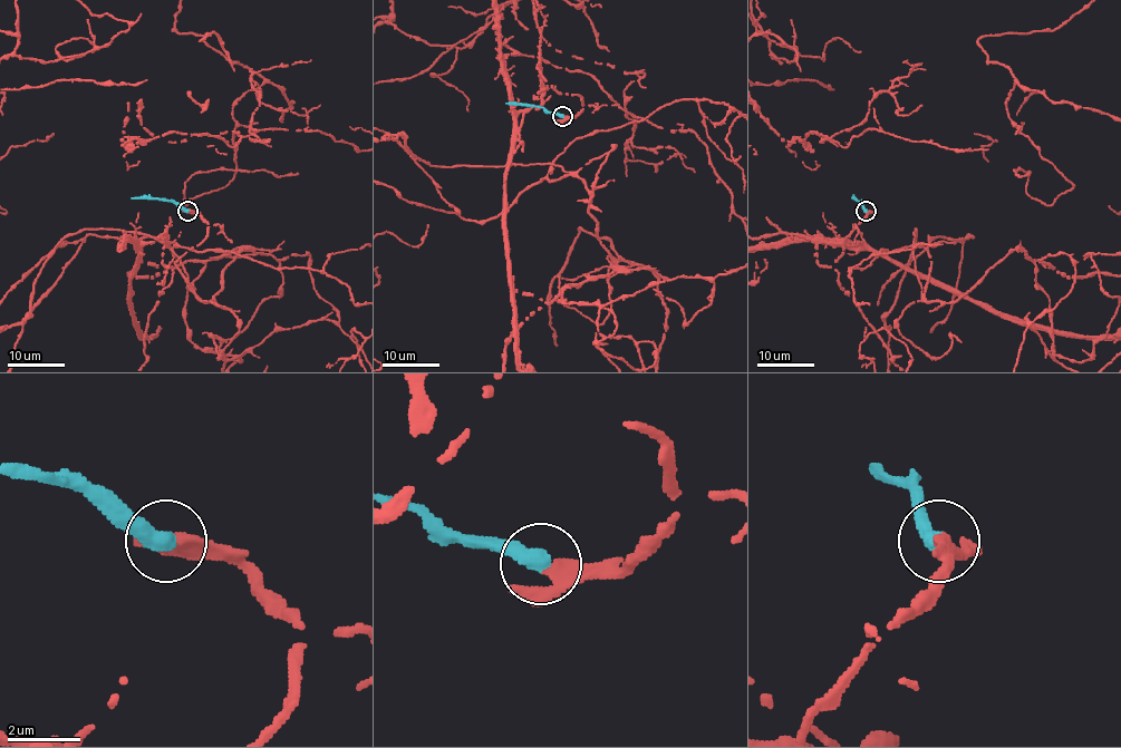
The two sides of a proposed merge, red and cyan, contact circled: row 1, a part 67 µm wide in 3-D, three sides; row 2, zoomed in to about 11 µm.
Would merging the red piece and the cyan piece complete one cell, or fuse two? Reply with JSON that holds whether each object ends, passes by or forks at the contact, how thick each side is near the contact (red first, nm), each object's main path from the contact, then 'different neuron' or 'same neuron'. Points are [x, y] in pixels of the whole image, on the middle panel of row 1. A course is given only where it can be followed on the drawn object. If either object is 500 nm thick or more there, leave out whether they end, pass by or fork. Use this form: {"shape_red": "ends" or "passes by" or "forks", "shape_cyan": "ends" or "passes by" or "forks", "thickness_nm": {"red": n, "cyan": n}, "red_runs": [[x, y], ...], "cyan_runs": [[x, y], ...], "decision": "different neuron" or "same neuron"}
{"thickness_nm": {"red": 280, "cyan": 500}, "red_runs": [[561, 116], [583, 100], [538, 65], [540, 104], [514, 110], [501, 58]], "cyan_runs": [[561, 116], [539, 106], [506, 103]], "decision": "same neuron"}

